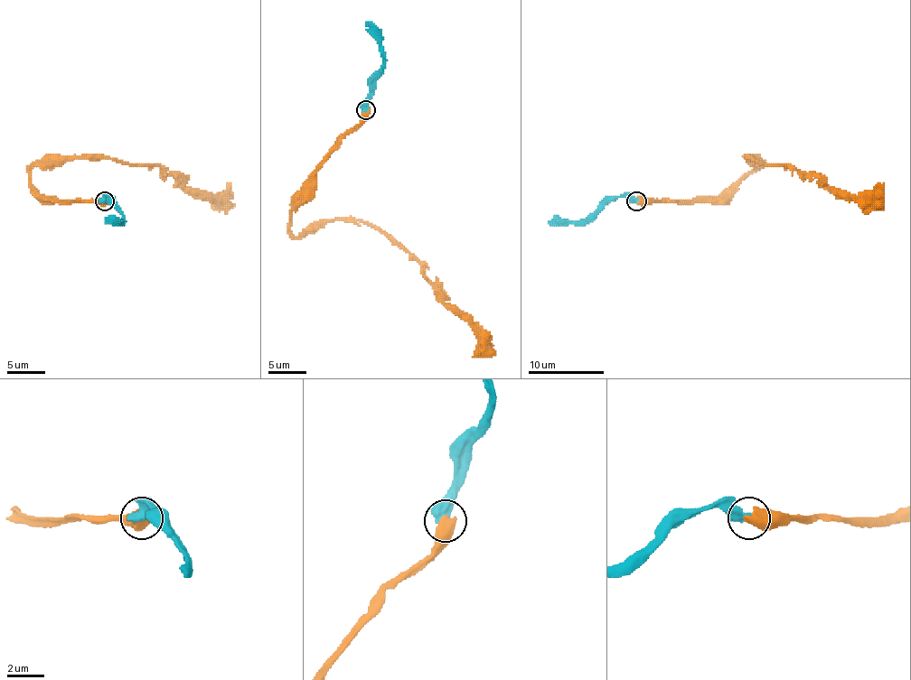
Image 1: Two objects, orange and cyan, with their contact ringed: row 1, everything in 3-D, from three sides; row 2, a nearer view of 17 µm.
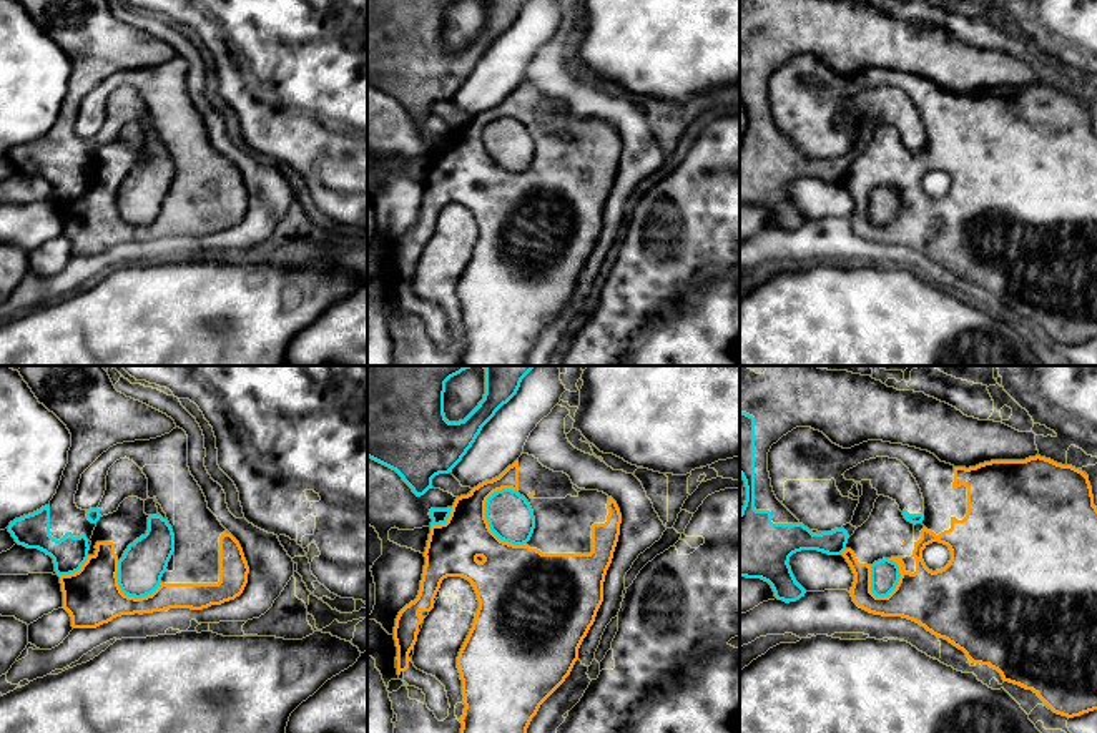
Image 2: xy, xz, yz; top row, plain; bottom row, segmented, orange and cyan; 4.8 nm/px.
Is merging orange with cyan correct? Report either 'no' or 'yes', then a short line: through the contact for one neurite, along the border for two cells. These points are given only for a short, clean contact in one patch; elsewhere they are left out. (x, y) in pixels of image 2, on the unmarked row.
no

